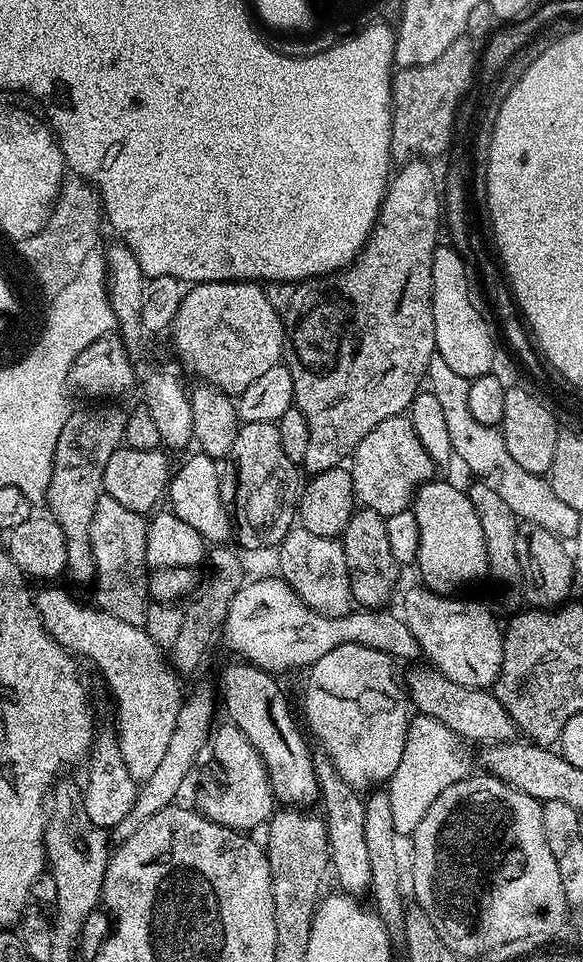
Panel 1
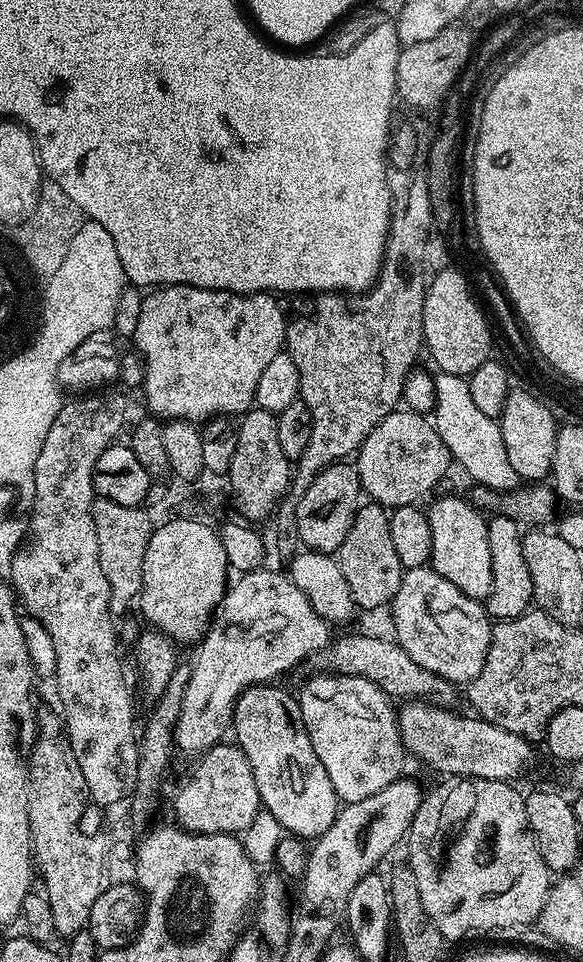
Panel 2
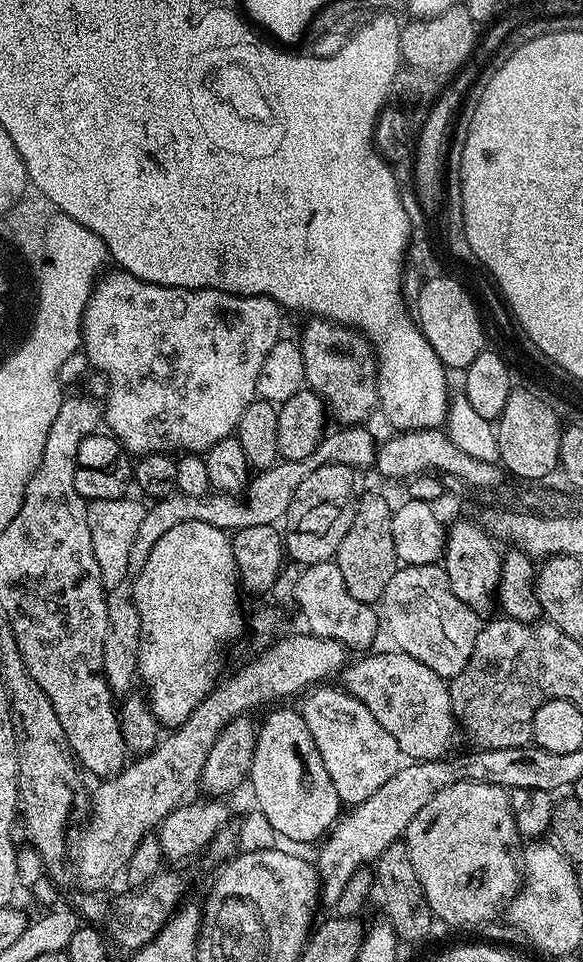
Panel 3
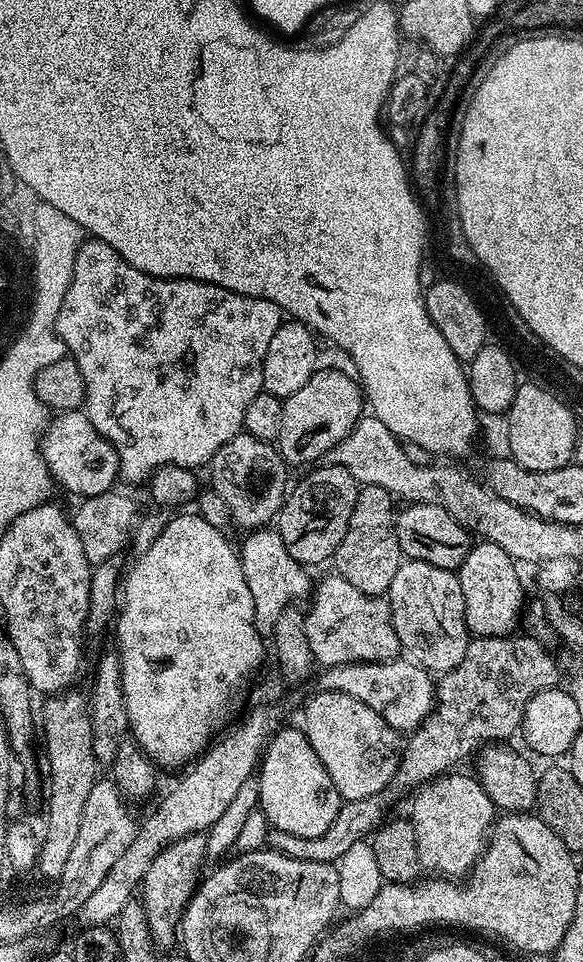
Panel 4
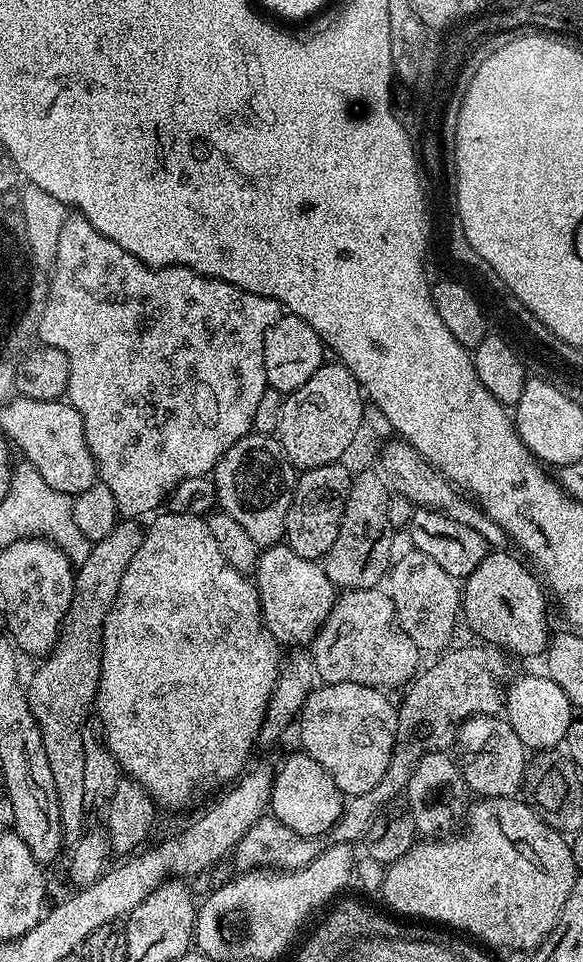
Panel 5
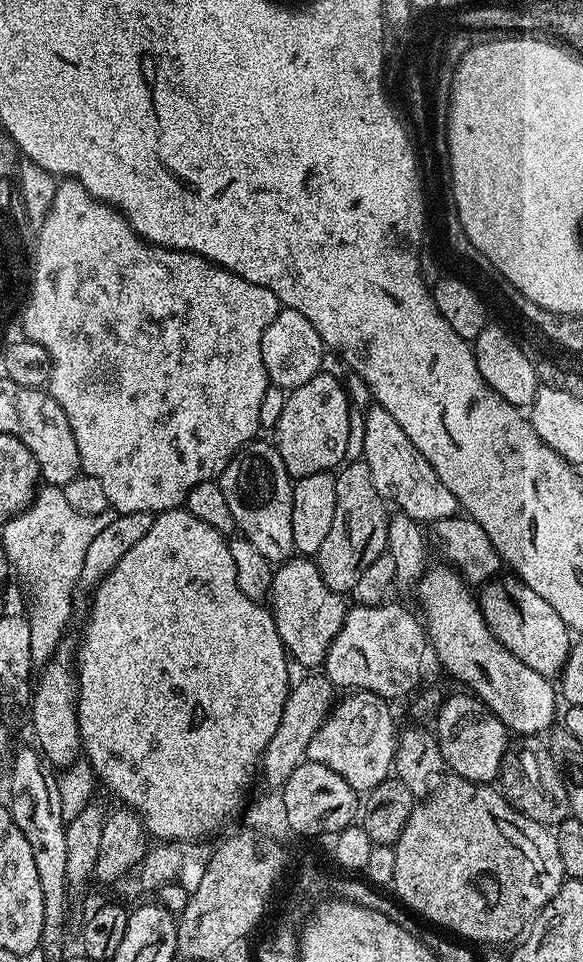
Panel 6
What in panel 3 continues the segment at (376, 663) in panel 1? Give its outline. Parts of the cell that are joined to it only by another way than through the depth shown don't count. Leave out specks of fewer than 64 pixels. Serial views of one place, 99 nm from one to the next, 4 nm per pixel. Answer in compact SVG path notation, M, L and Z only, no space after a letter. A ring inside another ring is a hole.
M320 686L315 690L309 691L303 697L304 708L302 707L302 715L306 722L306 730L310 730L310 738L314 738L314 746L318 746L318 754L322 754L322 766L326 766L326 774L330 774L330 782L334 782L334 790L338 790L338 798L341 805L355 806L366 802L366 798L370 798L370 794L375 794L384 783L390 782L390 778L394 778L394 774L402 767L402 757L400 755L400 747L398 742L394 742L394 738L390 738L389 732L378 723L378 718L374 718L374 714L370 714L370 710L366 710L366 706L362 706L362 702L358 702L358 698L351 696L349 692L345 692L343 687L326 688L330 686Z

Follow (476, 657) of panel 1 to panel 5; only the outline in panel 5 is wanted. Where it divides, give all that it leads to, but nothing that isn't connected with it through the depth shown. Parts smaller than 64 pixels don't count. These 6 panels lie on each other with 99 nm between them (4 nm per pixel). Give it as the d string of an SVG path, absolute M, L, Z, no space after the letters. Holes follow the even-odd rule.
M413 551L411 555L402 557L400 561L397 559L391 565L390 595L402 630L410 634L421 653L436 654L453 643L452 631L455 630L456 620L458 624L458 617L462 612L462 588L453 577L446 574L446 570L442 570L442 566L438 566L438 562L417 551Z

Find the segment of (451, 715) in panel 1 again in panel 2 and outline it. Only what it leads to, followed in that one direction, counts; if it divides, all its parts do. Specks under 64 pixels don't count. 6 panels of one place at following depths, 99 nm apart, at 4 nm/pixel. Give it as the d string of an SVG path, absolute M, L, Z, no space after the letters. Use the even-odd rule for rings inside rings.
M340 636L333 639L320 653L318 661L325 673L337 676L361 676L374 682L384 690L390 698L400 700L426 700L429 704L441 706L455 705L457 685L450 683L446 678L418 666L406 650L397 644L395 639L383 640L380 636Z

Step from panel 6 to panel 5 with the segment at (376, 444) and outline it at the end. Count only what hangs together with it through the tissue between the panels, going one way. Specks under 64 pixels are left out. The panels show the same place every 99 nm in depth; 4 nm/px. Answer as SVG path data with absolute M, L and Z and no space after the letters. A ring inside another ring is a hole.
M393 439L394 442L388 442L384 448L379 449L376 458L377 473L385 488L391 495L396 494L406 498L412 502L415 507L431 508L433 511L443 512L446 516L451 518L452 521L461 522L464 526L469 526L470 529L483 531L484 528L484 515L483 509L471 499L464 497L451 483L428 460L422 458L420 454L412 446L402 439Z

